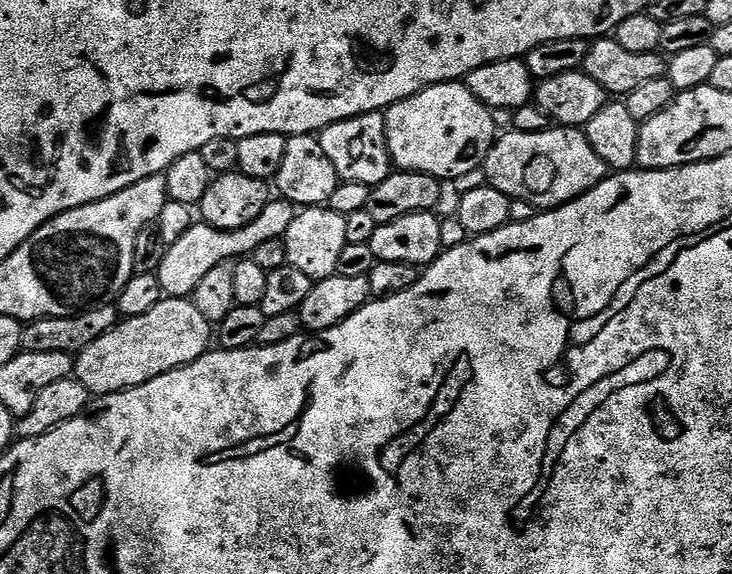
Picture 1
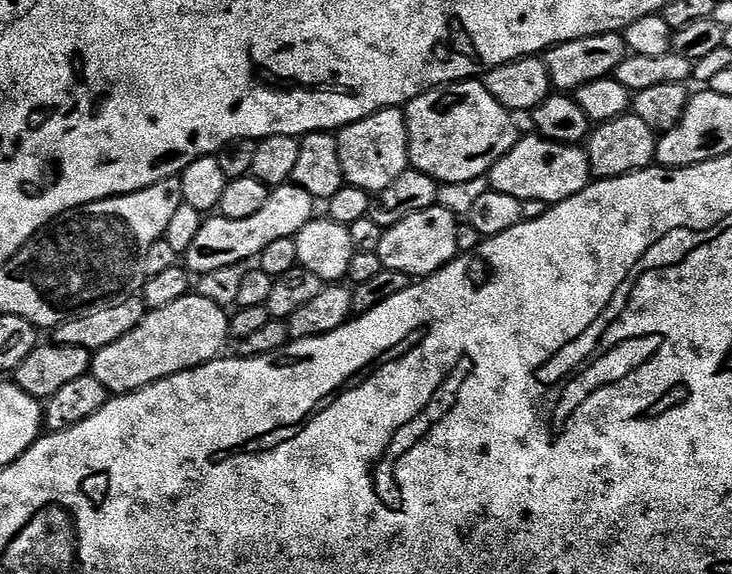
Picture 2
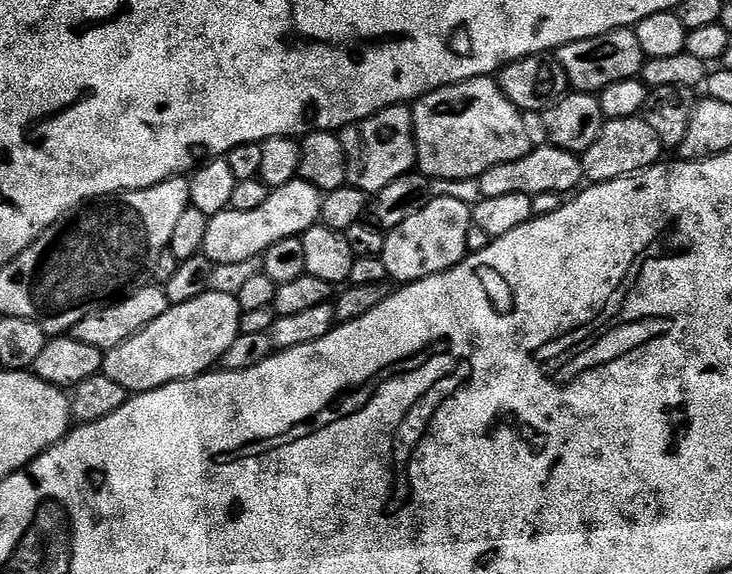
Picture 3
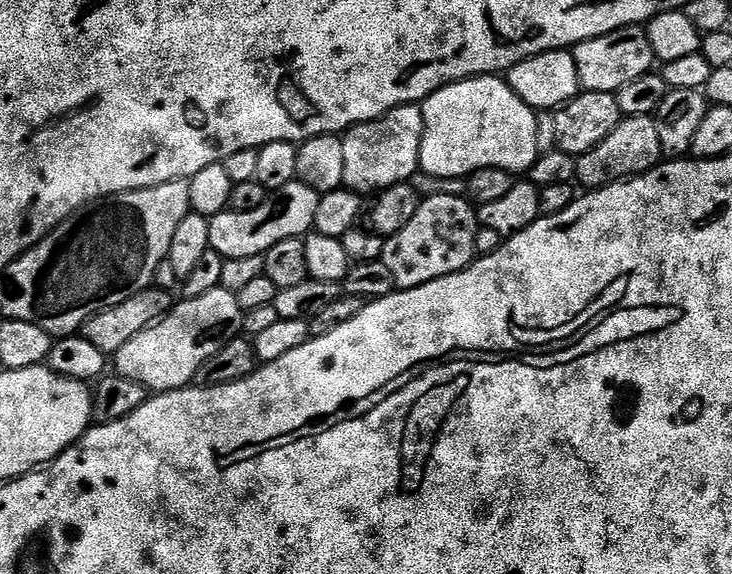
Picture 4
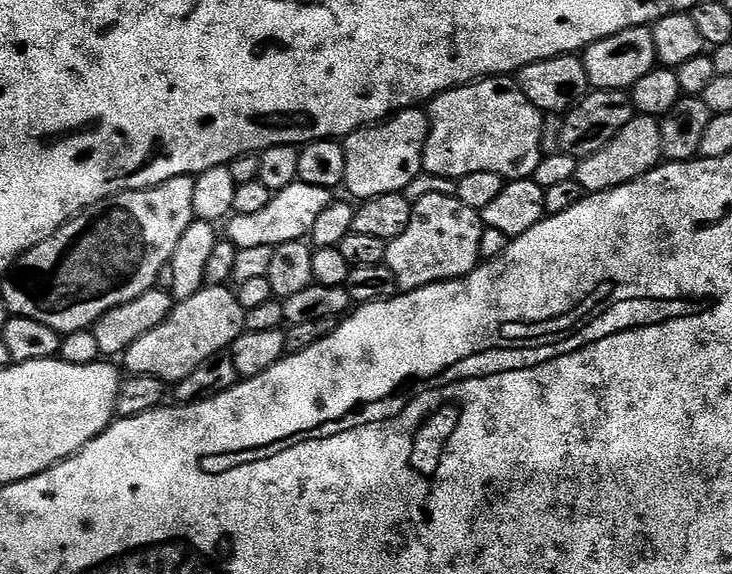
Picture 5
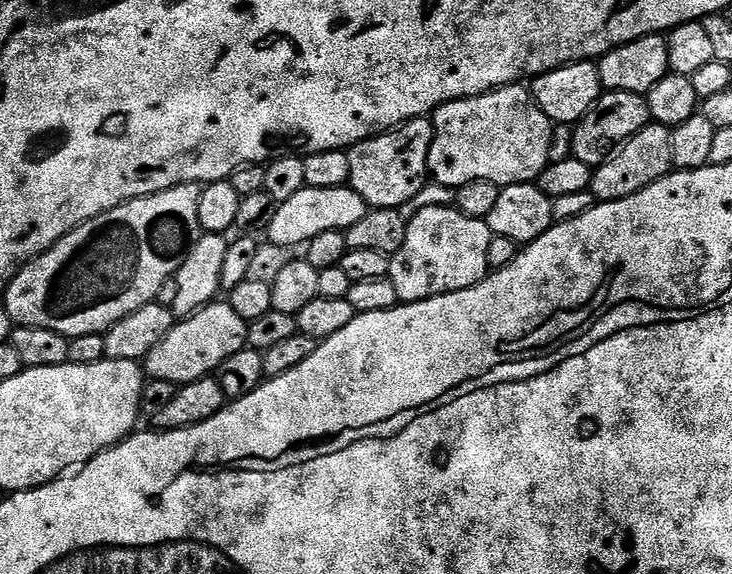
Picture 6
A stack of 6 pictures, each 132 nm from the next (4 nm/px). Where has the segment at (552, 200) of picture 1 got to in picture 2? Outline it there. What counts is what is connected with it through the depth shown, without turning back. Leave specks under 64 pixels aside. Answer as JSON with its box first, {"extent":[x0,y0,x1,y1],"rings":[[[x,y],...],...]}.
{"extent":[490,134,592,206],"rings":[[[539,134],[521,135],[520,141],[493,166],[490,188],[493,192],[510,194],[521,202],[537,200],[551,206],[578,195],[592,179],[592,167],[583,147],[559,144]]]}

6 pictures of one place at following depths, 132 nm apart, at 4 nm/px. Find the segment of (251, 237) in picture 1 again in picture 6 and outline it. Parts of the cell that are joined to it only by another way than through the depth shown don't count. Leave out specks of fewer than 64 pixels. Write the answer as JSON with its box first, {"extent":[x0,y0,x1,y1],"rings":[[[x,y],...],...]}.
{"extent":[266,186,370,250],"rings":[[[350,186],[342,188],[305,187],[294,194],[286,203],[277,207],[276,213],[266,229],[267,243],[277,244],[289,250],[307,246],[323,232],[344,232],[354,222],[361,220],[370,211],[368,204]]]}

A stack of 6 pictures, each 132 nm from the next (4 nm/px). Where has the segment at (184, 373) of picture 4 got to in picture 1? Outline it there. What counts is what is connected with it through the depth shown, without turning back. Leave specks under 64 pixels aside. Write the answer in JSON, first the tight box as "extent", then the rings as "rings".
{"extent":[74,298,213,398],"rings":[[[164,298],[161,299],[160,303],[154,305],[152,309],[146,311],[145,313],[121,319],[106,334],[102,334],[102,338],[98,338],[94,342],[90,342],[90,346],[81,348],[74,360],[74,376],[75,379],[80,380],[82,384],[88,388],[89,393],[91,393],[91,395],[96,398],[108,396],[112,392],[125,392],[128,388],[137,388],[138,386],[142,386],[146,382],[150,382],[154,378],[158,378],[162,374],[166,374],[170,370],[174,370],[175,368],[181,368],[182,366],[186,366],[190,362],[194,362],[198,357],[204,355],[205,352],[209,351],[211,344],[208,343],[213,343],[213,340],[213,325],[202,314],[202,310],[198,310],[198,306],[192,303],[191,299]]]}

